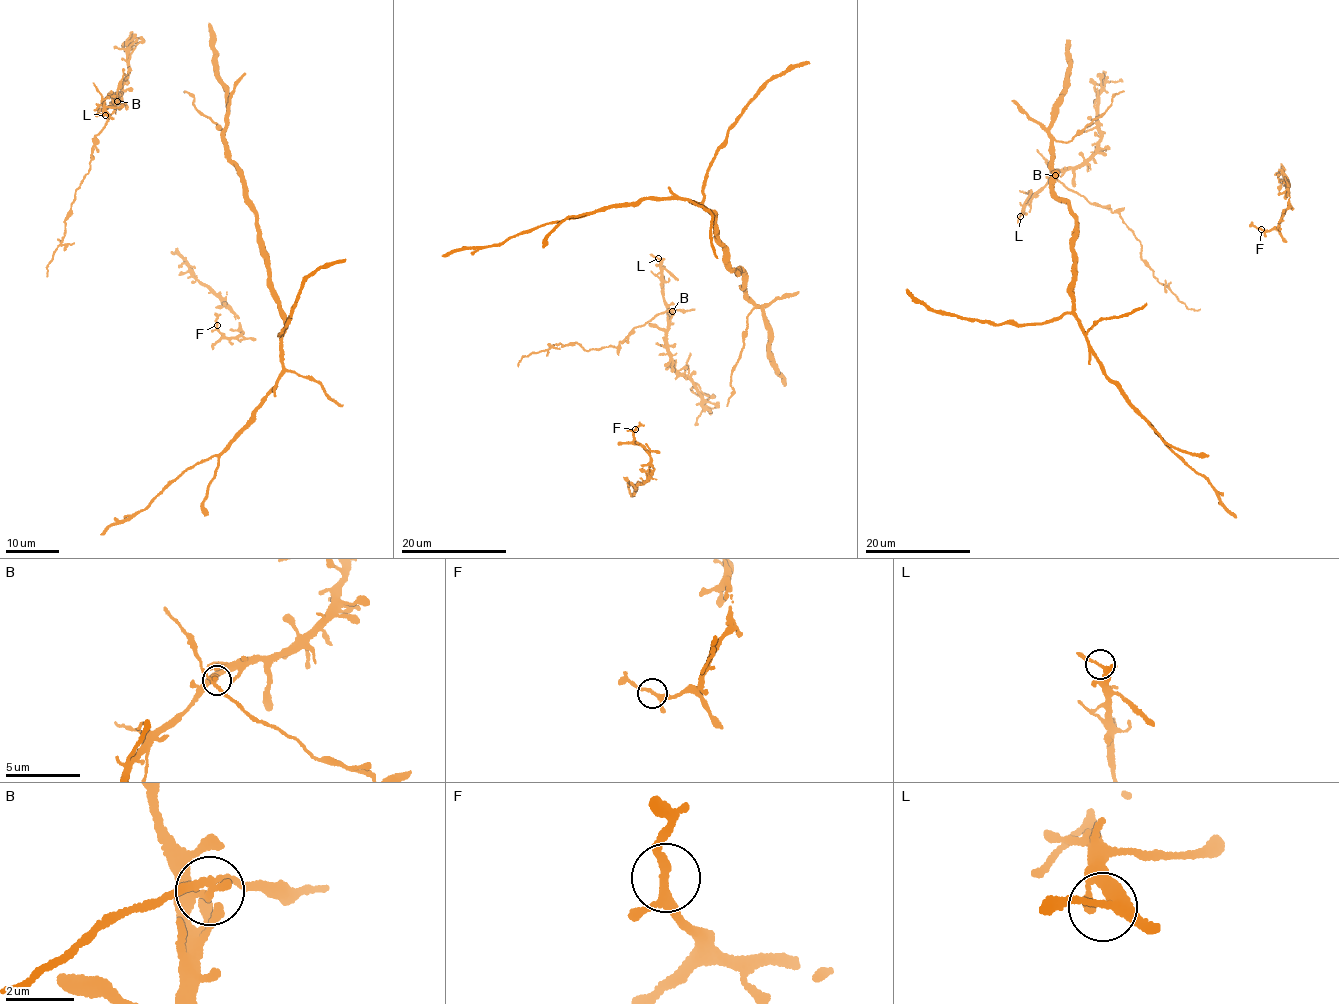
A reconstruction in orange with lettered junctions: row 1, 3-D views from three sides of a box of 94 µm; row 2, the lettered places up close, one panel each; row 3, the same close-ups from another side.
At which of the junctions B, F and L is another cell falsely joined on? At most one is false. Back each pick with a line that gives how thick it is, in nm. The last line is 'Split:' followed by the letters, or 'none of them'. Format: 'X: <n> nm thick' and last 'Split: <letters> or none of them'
B: 190 nm thick
Split: B

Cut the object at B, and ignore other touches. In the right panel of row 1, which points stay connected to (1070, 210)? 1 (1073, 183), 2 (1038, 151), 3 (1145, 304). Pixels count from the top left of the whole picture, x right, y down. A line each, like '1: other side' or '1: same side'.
1: same side
2: other side
3: same side

